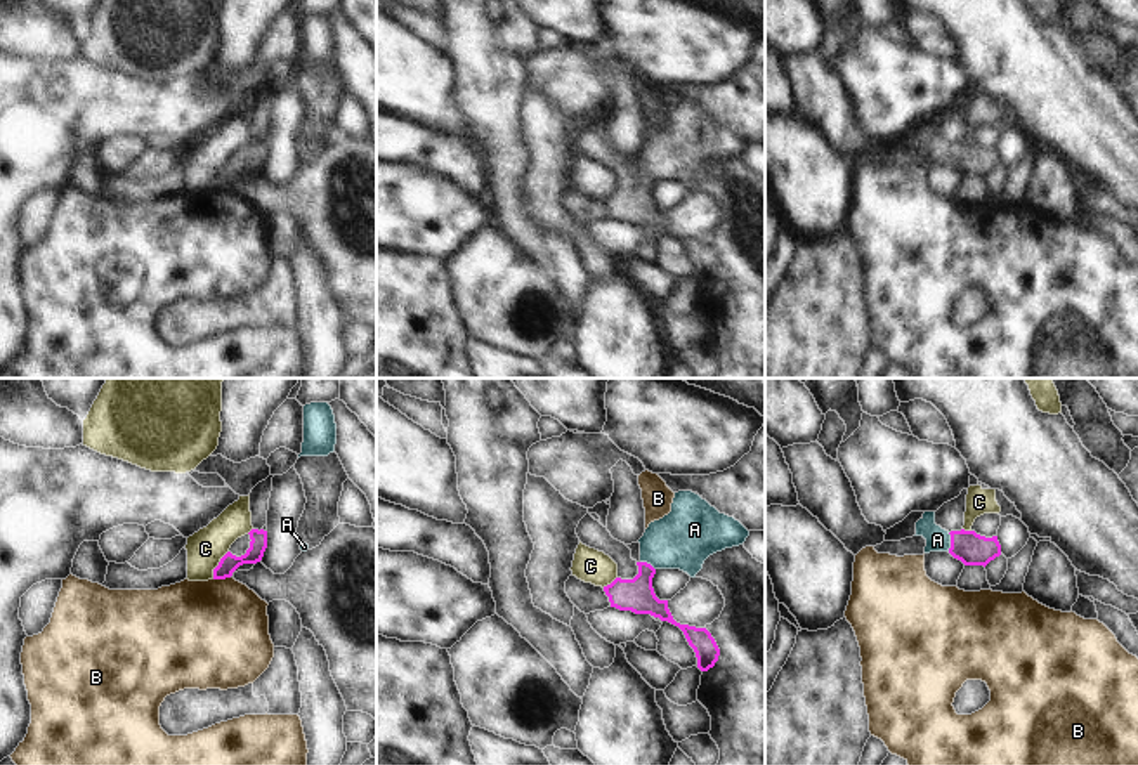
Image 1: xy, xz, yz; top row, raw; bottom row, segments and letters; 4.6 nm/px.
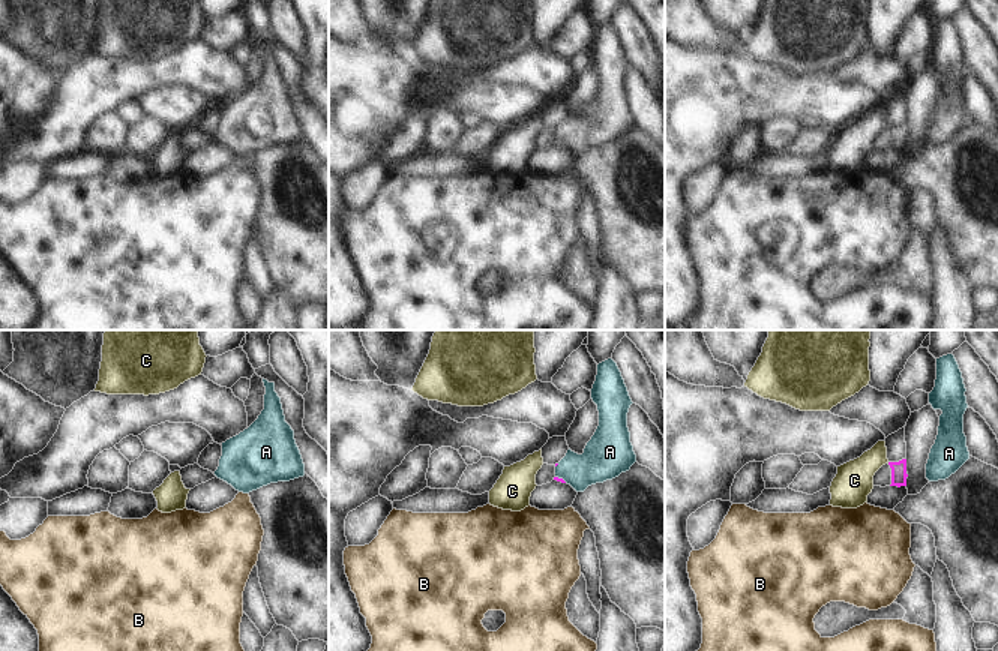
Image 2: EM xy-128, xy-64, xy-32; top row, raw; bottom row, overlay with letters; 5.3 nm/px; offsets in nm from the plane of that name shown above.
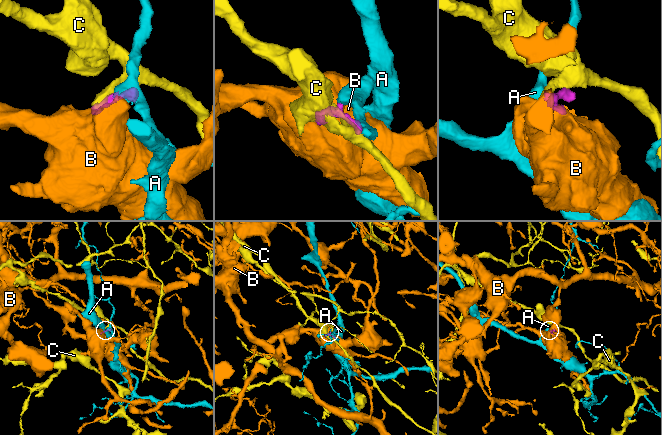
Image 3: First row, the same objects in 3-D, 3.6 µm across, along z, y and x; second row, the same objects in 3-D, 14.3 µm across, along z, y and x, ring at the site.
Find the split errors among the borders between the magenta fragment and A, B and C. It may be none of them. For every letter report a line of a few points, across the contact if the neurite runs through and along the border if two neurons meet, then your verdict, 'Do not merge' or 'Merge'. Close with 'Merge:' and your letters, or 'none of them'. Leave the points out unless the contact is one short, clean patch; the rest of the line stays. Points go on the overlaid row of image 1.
A: Line: yz (968, 547), (951, 542), (937, 540). Merge
B: Line: xy (229, 576), (214, 580). Do not merge
C: Line: xy (228, 550), (214, 569), (212, 578). Do not merge
Merge: A.

